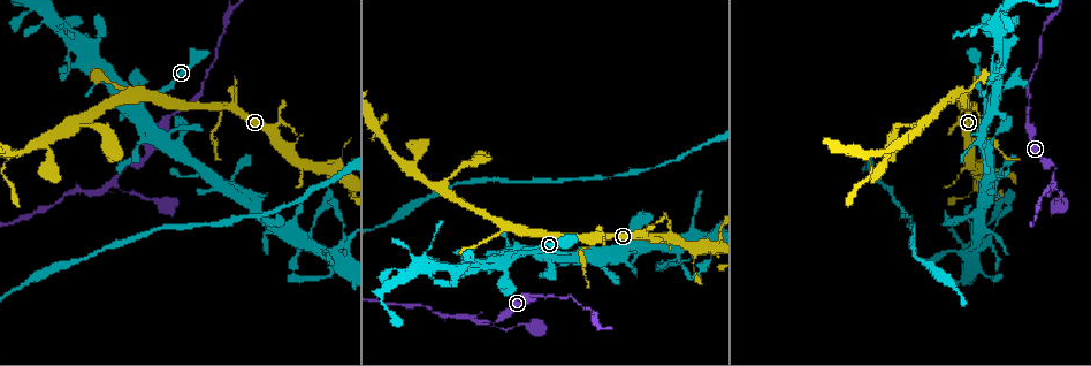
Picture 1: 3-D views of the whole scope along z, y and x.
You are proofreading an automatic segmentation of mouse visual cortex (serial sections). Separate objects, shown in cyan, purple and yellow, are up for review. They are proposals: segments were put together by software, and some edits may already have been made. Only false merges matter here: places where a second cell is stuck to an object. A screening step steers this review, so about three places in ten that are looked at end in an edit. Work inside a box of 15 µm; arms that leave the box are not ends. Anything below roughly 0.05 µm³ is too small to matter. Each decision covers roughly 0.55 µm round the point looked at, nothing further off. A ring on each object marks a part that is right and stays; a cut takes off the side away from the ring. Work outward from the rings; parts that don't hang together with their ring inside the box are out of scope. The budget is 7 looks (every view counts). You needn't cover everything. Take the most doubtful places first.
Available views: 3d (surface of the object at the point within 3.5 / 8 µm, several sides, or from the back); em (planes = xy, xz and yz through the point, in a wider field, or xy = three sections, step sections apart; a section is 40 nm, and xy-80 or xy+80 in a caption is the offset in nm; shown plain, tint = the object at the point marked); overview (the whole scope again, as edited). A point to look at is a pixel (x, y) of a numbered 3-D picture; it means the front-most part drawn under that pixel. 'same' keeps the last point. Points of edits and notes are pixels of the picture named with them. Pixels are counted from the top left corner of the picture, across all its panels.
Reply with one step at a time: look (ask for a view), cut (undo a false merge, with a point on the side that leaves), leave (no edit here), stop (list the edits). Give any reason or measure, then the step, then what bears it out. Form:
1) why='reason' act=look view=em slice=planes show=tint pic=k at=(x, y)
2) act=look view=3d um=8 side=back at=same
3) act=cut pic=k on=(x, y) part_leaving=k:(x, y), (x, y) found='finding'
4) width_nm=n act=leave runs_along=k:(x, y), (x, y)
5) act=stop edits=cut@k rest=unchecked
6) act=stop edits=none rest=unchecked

act=look view=3d um=3.5 pic=1 at=(111, 180)

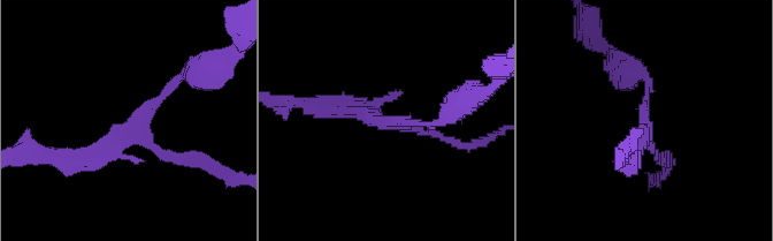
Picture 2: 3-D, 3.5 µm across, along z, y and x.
arms=3 arm_widths_nm=100,150,250 why='shape alone is not enough' act=look view=em slice=xy step=3 show=tint pic=2 at=(139, 119)

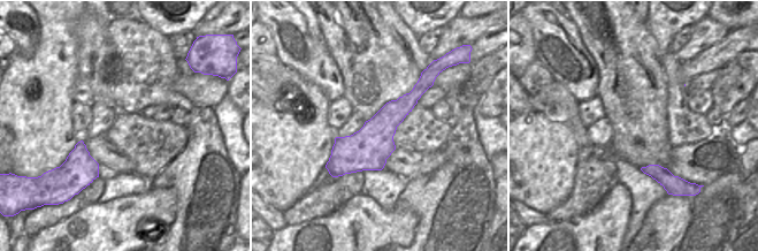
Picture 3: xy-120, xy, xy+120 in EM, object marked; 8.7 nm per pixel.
act=look view=em slice=xy step=1 show=tint at=same

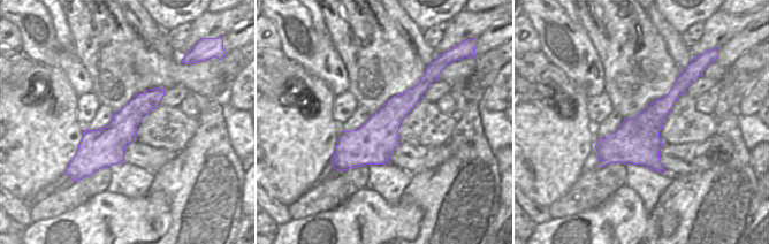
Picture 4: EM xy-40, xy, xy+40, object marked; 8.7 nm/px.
width_nm=360 act=leave runs_along=2:(634, 70), (648, 84), (648, 141), (663, 158) found='continuous, no second cell'

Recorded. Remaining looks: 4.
why='a fork' act=look view=3d um=8 pic=1 at=(592, 236)

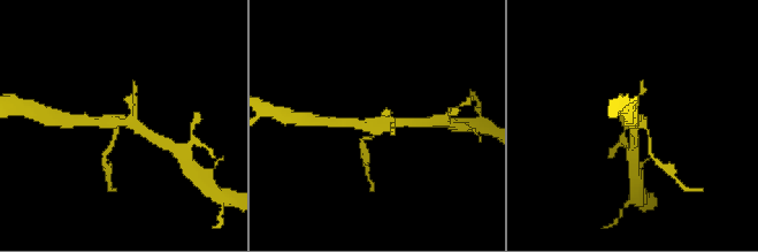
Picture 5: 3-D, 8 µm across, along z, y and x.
why='zoom in' act=look view=3d um=3.5 pic=5 at=(376, 124)

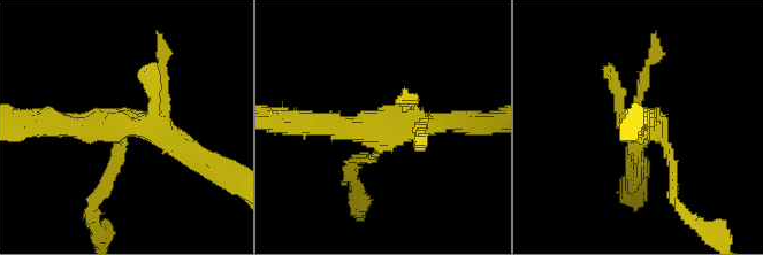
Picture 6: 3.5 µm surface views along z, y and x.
act=look view=em slice=xy step=2 show=tint pic=6 at=(120, 125)

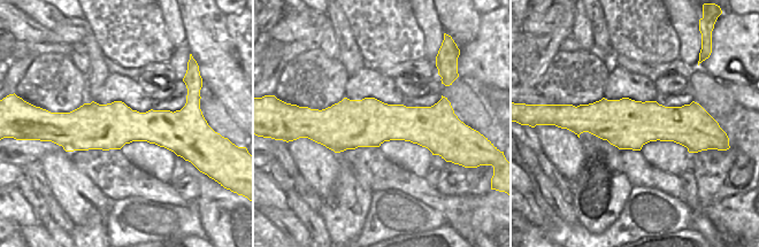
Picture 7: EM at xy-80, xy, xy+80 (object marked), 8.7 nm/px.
width_nm=420 act=cut pic=6 on=(104, 187) part_leaving=6:(115, 149), (93, 206), (100, 234) found='a second cell is stuck on'

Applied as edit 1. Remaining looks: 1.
act=stop edits=cut@6 rest=unchecked

